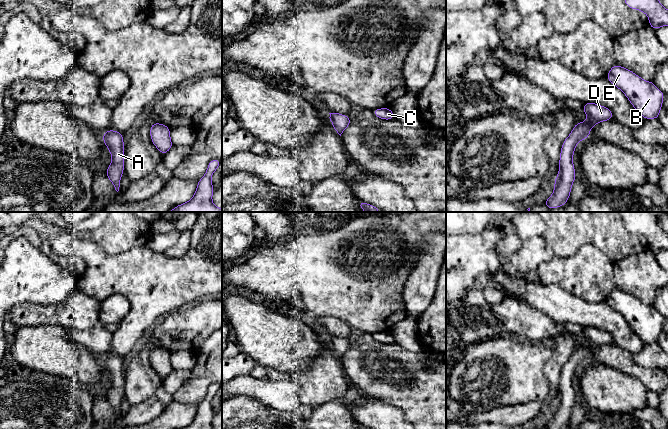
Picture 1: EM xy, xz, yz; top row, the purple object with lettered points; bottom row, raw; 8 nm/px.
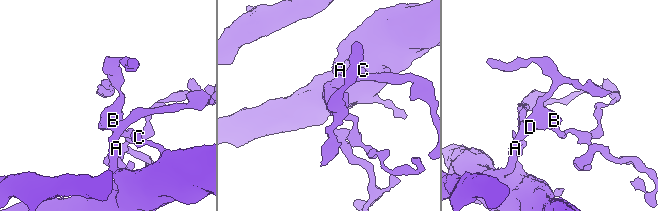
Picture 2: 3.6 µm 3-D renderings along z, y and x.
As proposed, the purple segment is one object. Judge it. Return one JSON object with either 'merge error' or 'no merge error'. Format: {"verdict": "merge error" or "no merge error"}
{"verdict": "no merge error"}

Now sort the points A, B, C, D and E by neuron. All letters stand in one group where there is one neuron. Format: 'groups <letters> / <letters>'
groups A B C D E

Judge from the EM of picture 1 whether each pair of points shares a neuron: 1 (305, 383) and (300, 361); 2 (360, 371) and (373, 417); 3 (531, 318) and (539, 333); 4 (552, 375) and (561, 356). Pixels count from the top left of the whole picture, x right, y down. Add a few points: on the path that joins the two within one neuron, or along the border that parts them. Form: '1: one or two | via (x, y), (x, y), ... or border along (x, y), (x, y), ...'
1: two | border along (319, 354), (305, 370), (290, 374)
2: two | border along (356, 389), (362, 390), (389, 404)
3: one | via (531, 322), (537, 329)
4: one | via (552, 370), (557, 361)

